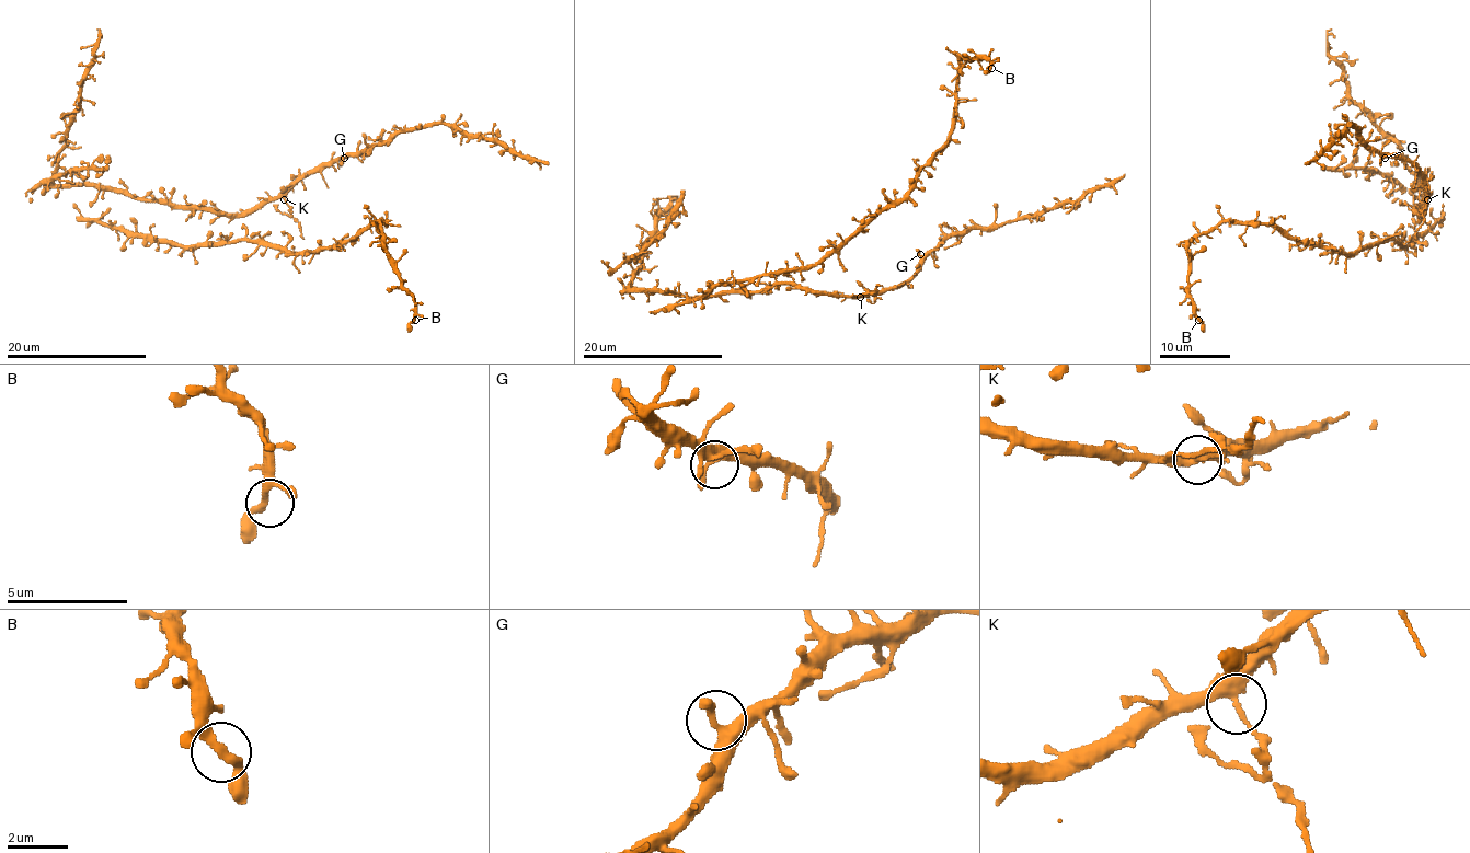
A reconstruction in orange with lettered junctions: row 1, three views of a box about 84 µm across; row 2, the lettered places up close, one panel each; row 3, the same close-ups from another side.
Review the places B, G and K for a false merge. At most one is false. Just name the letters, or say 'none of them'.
K

